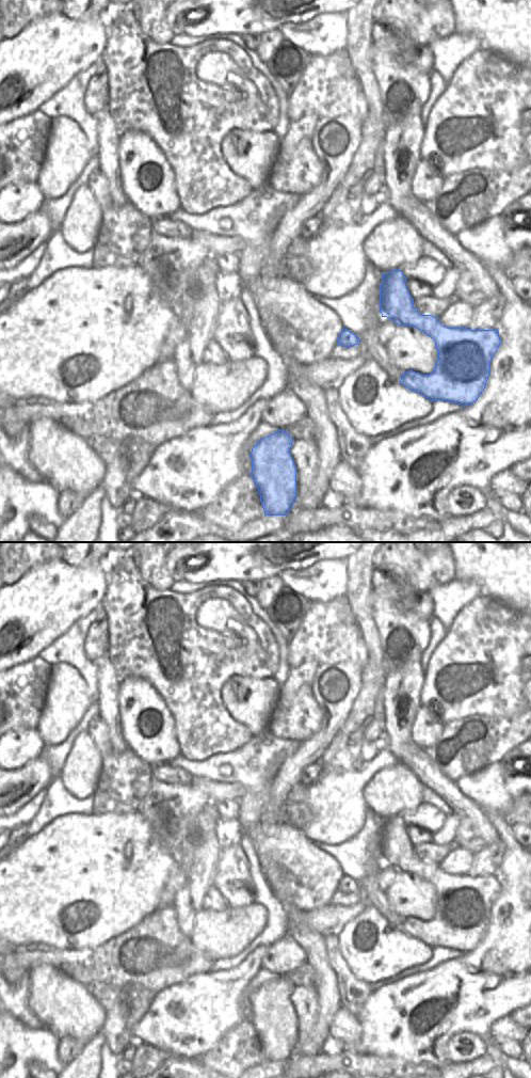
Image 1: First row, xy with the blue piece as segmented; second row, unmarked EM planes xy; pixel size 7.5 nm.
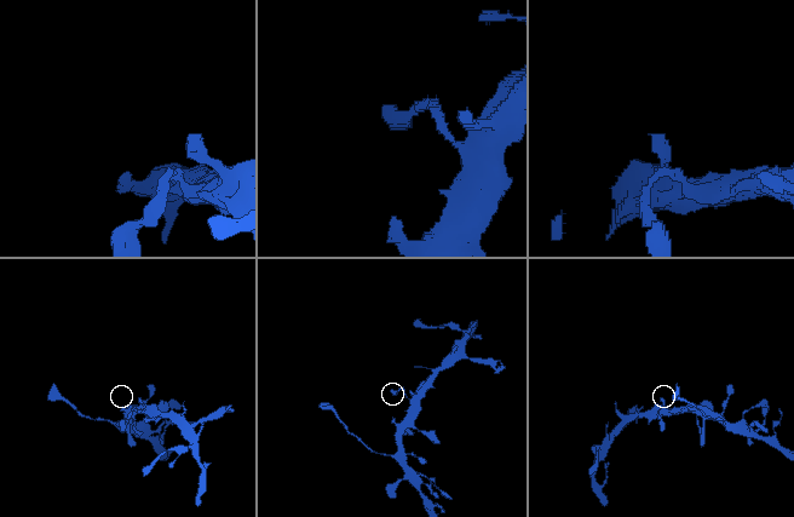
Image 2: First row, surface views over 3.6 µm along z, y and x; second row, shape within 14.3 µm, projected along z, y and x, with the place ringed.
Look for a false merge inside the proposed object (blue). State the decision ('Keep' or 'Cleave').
Keep.

